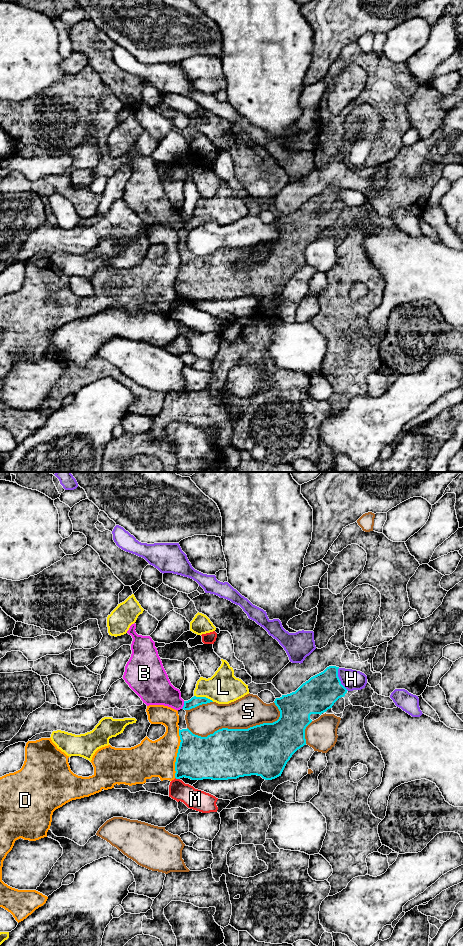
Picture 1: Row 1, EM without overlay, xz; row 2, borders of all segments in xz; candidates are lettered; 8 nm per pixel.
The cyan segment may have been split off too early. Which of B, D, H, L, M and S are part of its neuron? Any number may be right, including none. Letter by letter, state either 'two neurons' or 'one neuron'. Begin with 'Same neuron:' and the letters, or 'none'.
Same neuron: none
B: two neurons
D: two neurons
H: two neurons
L: two neurons
M: two neurons
S: two neurons

